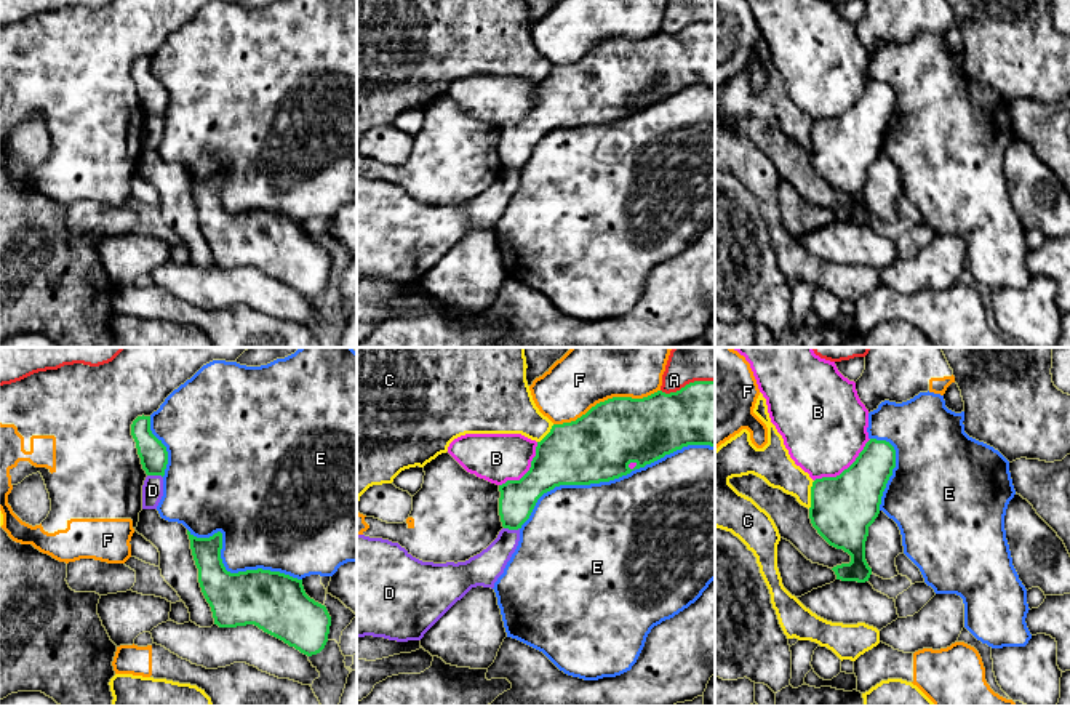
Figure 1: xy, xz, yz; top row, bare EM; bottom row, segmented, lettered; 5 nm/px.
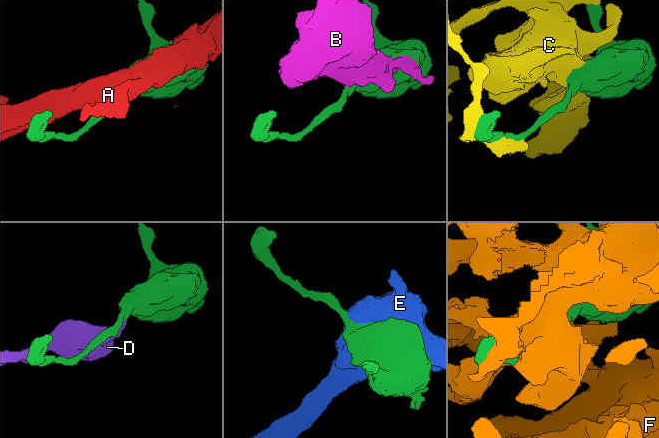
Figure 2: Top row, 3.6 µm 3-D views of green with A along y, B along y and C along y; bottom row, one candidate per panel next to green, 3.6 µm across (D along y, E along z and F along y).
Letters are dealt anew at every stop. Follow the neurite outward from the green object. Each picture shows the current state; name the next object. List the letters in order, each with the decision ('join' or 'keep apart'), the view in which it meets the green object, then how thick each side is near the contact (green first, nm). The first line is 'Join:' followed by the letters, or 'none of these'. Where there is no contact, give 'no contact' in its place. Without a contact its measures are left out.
Join: none of these
A: keep apart; contact in xz; calibres 320 and 340 nm
B: keep apart; contact in yz; calibres 320 and 440 nm
C: keep apart; contact in yz; calibres 320 and 190 nm
D: keep apart; contact in xy; calibres 140 and 110 nm
E: keep apart; contact in xz; calibres 360 and 500 nm
F: keep apart; contact in xz; calibres 360 and 460 nm

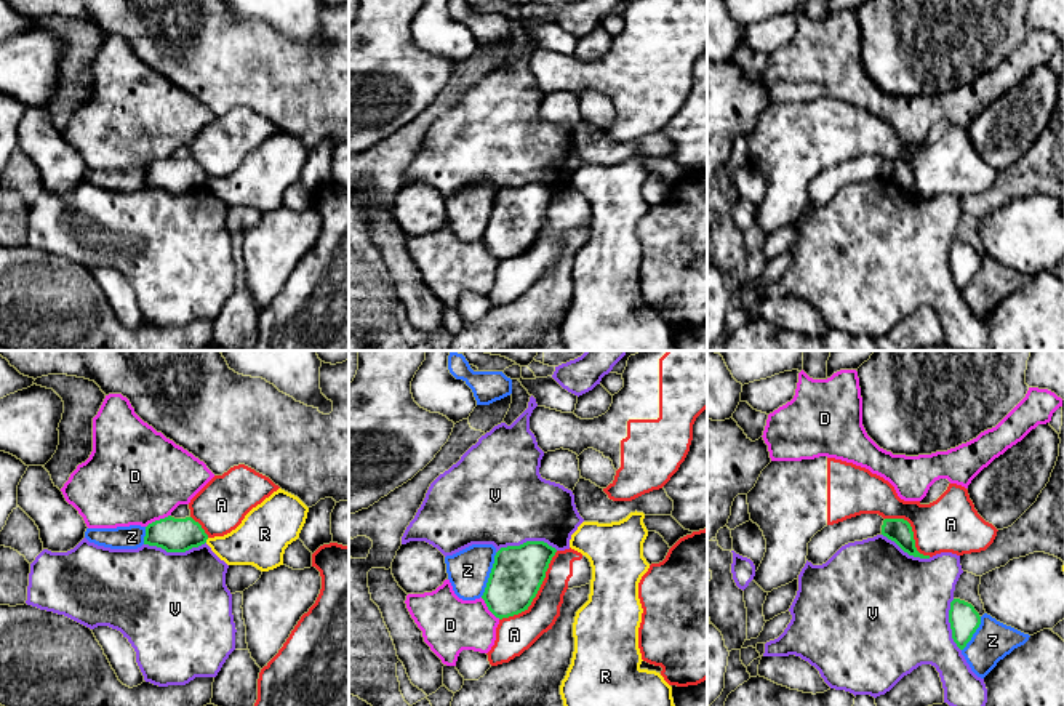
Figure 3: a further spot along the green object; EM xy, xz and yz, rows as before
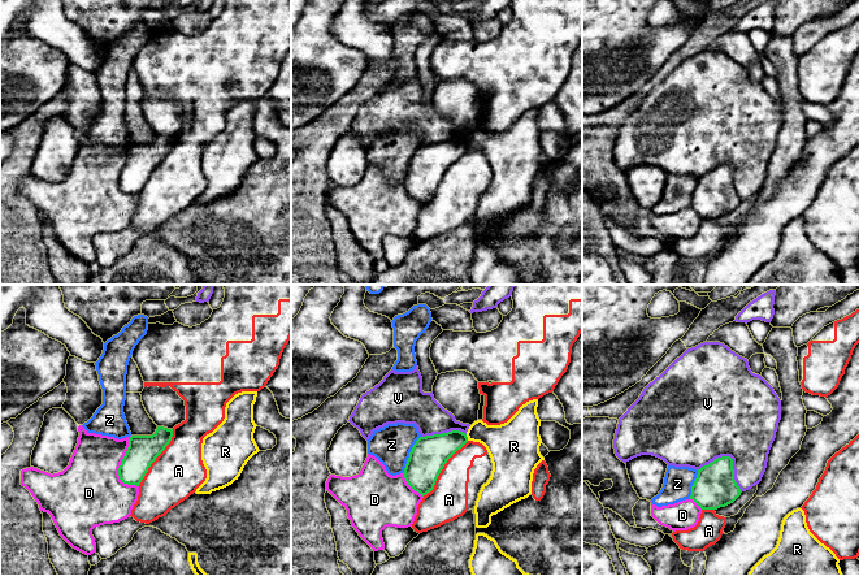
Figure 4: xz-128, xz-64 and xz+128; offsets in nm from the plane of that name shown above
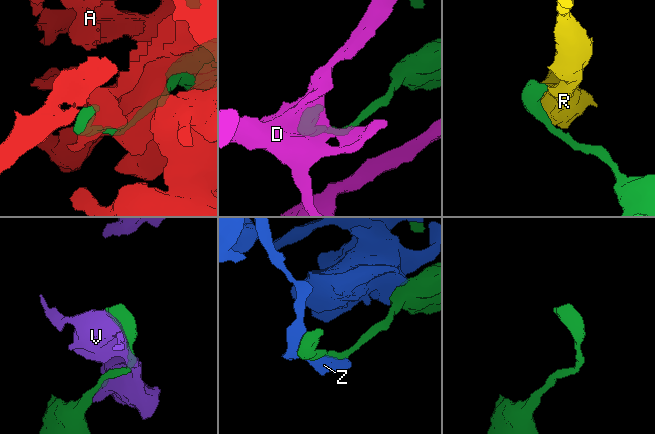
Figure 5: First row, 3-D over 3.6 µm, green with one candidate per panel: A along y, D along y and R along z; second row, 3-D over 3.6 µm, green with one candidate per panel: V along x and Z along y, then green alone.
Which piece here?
Join: none of these
A: keep apart; contact in xz; calibres 260 and 190 nm
D: keep apart; contact in xy; calibres 180 and 480 nm
R: keep apart; contact in xy; calibres 180 and 240 nm
V: keep apart; contact in xy; calibres 180 and 500 nm
Z: keep apart; contact in xz; calibres 260 and 220 nm

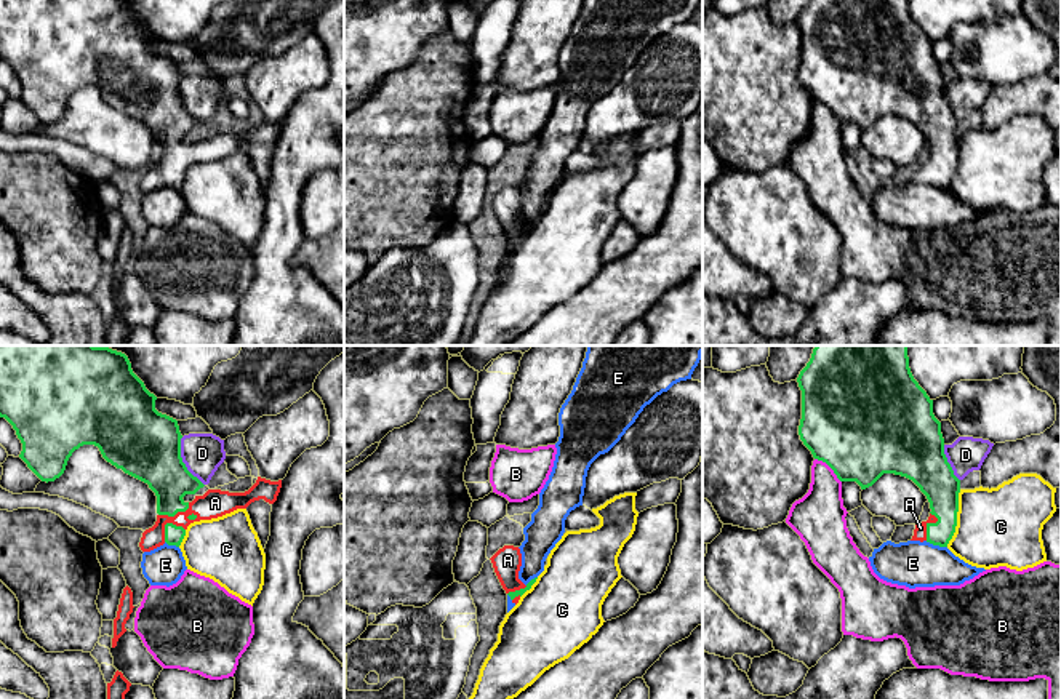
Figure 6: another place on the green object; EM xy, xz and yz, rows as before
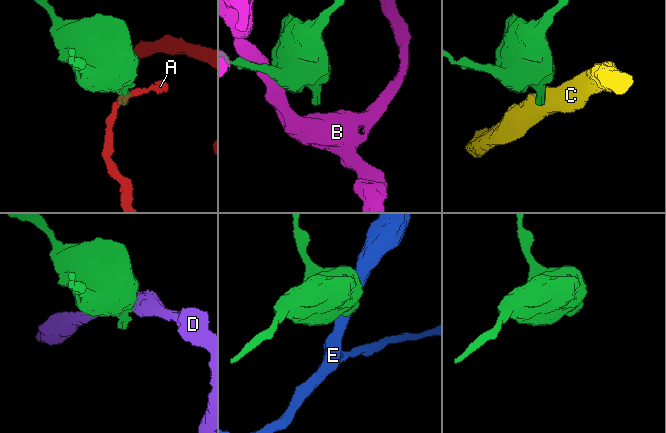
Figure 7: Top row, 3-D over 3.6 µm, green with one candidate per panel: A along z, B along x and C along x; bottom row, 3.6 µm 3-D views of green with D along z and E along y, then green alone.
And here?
Join: A
A: join; contact in xy; calibres 100 and 140 nm
B: keep apart; contact in yz; calibres 500 and 240 nm
C: keep apart; contact in yz; calibres 190 and 400 nm
D: keep apart; contact in xy; calibres 360 and 200 nm
E: keep apart; contact in yz; calibres 160 and 240 nm

